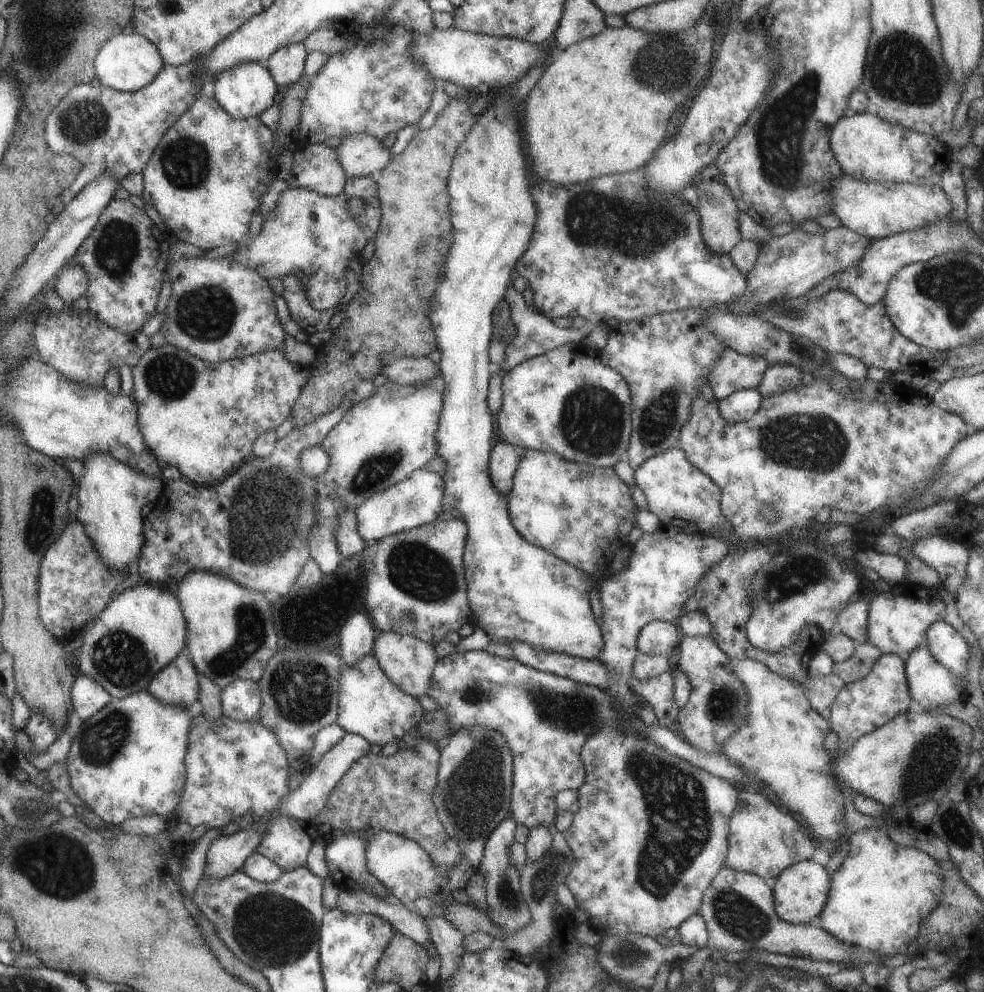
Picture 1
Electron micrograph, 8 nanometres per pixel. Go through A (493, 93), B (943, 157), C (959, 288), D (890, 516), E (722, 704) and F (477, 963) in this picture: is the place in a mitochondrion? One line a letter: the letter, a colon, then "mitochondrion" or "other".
A: other
B: other
C: mitochondrion
D: other
E: mitochondrion
F: other

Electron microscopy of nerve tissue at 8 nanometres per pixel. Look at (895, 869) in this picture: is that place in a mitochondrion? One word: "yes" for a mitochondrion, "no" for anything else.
no

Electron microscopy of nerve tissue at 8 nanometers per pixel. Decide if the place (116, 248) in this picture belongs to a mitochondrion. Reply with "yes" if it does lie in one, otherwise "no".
yes

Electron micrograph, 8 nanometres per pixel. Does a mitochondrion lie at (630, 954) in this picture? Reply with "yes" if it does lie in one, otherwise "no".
yes

